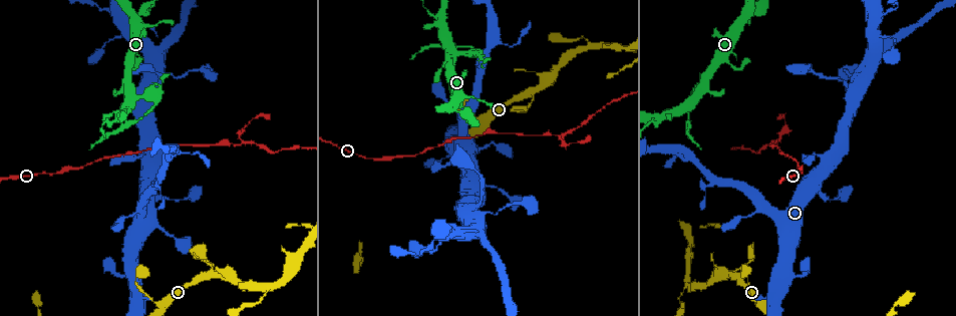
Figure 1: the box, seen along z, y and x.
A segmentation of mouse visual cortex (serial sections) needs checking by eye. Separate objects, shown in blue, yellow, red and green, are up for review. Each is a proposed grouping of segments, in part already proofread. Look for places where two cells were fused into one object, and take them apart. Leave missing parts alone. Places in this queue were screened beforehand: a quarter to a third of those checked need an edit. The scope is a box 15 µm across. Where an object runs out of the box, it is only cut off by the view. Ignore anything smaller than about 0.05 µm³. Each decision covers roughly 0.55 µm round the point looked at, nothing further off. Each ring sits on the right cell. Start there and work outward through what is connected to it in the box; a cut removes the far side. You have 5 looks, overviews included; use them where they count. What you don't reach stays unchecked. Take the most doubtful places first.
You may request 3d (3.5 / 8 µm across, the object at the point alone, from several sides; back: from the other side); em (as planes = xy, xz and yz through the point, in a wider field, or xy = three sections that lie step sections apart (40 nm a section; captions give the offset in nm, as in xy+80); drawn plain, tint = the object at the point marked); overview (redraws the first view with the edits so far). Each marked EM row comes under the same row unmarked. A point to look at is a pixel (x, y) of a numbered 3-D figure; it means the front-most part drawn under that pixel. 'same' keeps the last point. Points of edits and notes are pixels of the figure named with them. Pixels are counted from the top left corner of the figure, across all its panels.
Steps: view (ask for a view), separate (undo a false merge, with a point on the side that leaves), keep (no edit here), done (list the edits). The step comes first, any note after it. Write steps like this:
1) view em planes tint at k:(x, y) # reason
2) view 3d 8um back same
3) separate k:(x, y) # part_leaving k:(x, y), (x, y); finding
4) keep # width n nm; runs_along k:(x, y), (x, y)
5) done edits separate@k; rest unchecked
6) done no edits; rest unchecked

view 3d 8um at 1:(242, 142) # two arms in line, one across

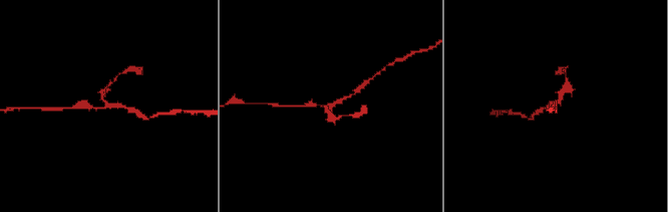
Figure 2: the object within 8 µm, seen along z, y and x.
view em xy step 2 tint at 2:(558, 102)

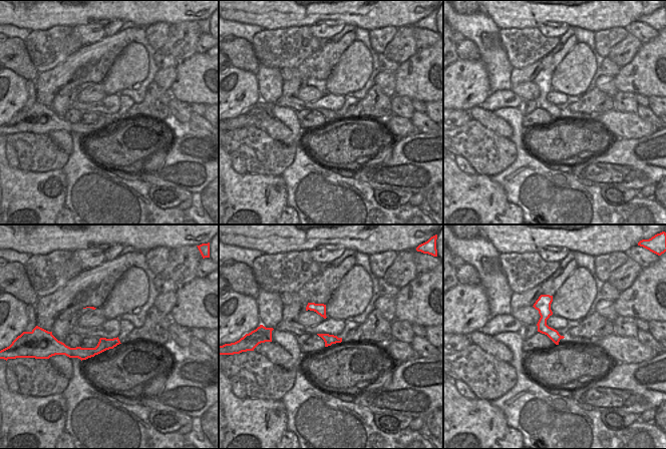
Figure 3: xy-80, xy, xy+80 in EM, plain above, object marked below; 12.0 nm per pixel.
separate 2:(567, 89) # arms 3; part_leaving 2:(558, 102), (568, 89), (567, 77); two cells meet here

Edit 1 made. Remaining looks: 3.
view 3d 3.5um at 1:(153, 96) # arms part here

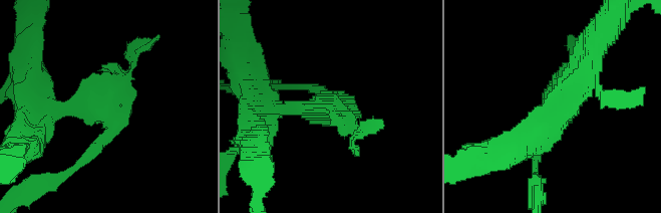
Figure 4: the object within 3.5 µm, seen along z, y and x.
view em planes tint at 4:(324, 106)

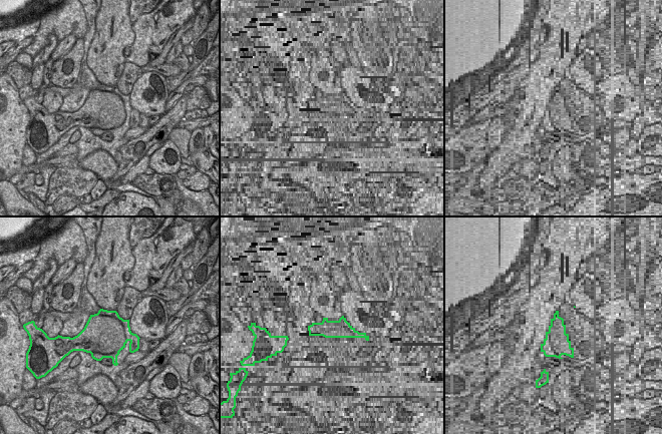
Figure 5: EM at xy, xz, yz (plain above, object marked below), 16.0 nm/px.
separate 4:(347, 128) # part_leaving 4:(308, 110), (336, 96), (296, 86); two cells meet here

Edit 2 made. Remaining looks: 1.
done edits separate@2, separate@4; rest unchecked

